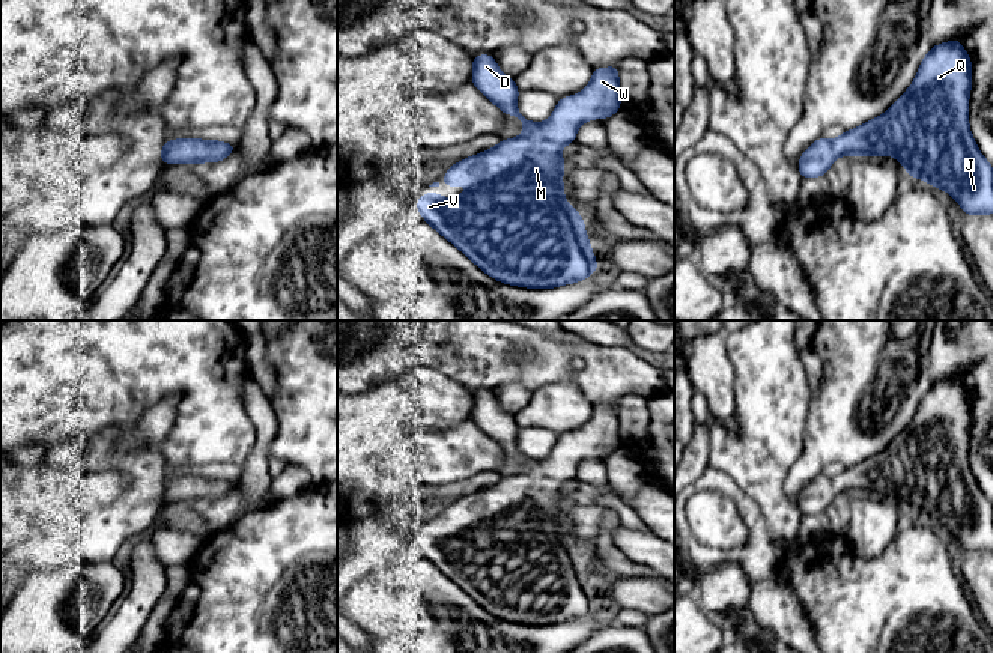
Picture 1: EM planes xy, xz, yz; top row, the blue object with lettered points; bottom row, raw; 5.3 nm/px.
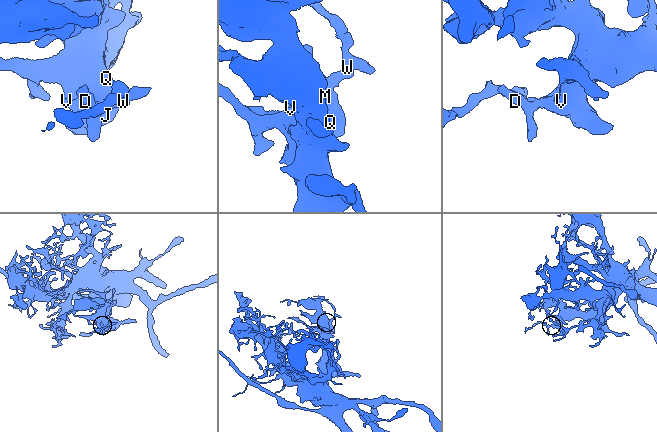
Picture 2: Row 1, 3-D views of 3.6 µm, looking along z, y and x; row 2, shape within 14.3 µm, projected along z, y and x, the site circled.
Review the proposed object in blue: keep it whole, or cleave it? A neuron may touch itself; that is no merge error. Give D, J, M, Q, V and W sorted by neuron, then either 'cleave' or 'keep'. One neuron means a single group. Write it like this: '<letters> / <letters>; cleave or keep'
D J M Q V W; keep

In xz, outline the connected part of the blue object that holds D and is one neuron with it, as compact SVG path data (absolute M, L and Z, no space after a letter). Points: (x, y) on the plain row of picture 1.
M492 391L472 397L472 421L504 451L524 460L521 474L501 477L495 484L453 501L444 510L445 524L474 522L454 536L426 530L417 548L489 614L512 623L552 626L579 620L597 608L582 552L564 536L561 484L576 477L581 460L606 456L621 445L618 402L594 405L590 421L578 432L558 436L551 454L536 460L518 447L519 426L504 412Z

